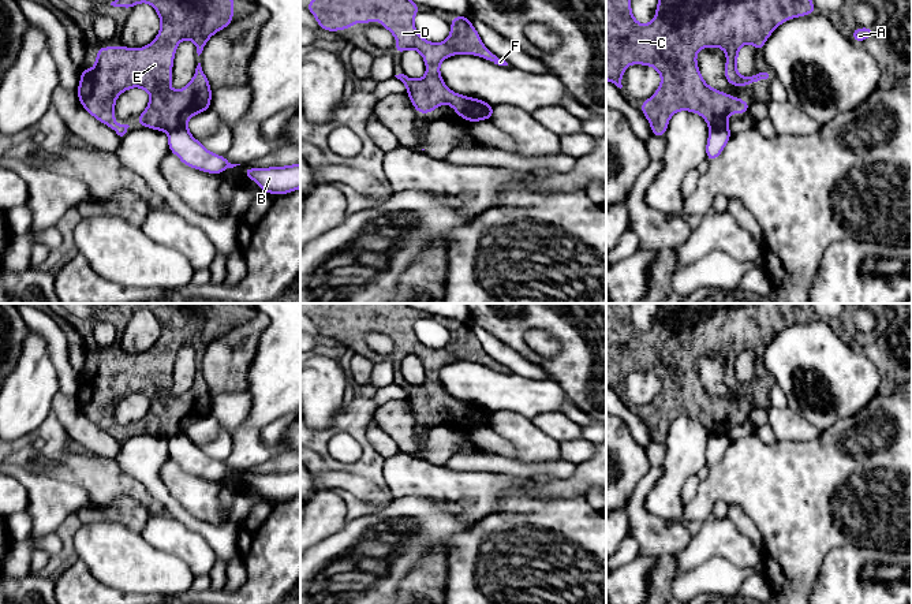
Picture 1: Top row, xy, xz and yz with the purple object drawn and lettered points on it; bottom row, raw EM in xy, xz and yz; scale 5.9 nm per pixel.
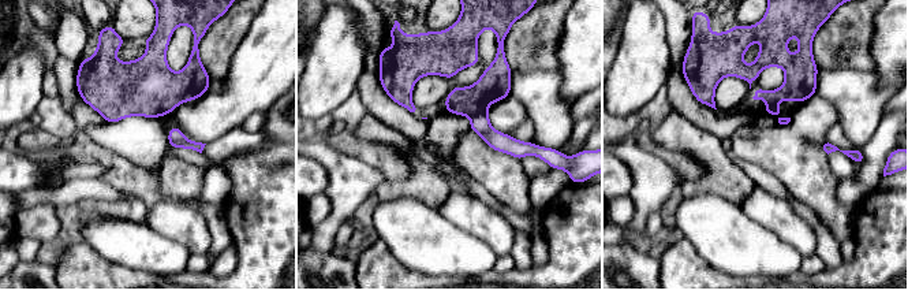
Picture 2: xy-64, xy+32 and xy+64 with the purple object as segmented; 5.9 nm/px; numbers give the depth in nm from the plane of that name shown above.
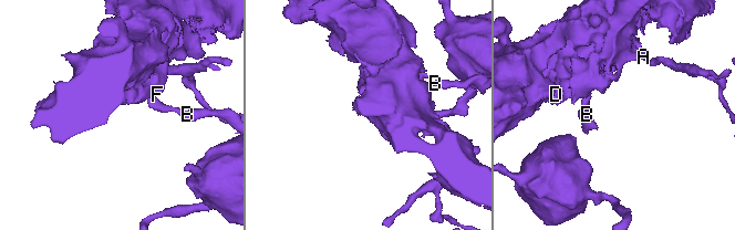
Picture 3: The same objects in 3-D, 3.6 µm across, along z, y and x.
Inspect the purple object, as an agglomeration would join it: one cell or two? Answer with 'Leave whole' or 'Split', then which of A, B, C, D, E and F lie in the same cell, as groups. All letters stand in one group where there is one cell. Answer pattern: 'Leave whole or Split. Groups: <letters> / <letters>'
Split. Groups: A C D E F / B

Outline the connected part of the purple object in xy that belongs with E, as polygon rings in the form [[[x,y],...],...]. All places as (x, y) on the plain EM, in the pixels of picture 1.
[[[117,303],[111,312],[130,316],[138,309],[149,309],[157,317],[161,328],[157,343],[149,351],[138,355],[123,351],[111,354],[98,351],[96,370],[91,376],[81,376],[76,398],[81,411],[120,443],[127,439],[130,432],[115,429],[115,409],[123,398],[131,394],[145,395],[150,400],[146,415],[137,422],[137,426],[142,433],[152,436],[172,437],[187,430],[191,422],[210,415],[212,394],[201,369],[187,392],[180,396],[169,394],[175,358],[182,346],[191,346],[199,362],[208,346],[233,328],[232,320],[235,318],[232,303]]]

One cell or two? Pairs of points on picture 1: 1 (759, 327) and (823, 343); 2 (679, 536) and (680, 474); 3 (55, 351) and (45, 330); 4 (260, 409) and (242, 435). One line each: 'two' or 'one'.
1: two
2: two
3: one
4: two

